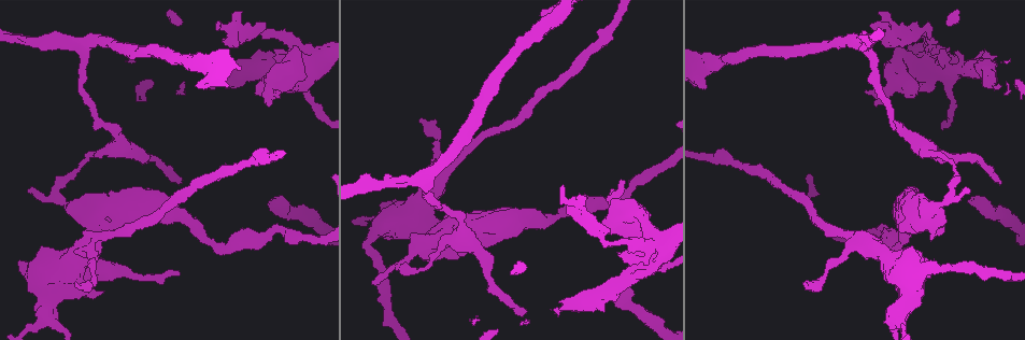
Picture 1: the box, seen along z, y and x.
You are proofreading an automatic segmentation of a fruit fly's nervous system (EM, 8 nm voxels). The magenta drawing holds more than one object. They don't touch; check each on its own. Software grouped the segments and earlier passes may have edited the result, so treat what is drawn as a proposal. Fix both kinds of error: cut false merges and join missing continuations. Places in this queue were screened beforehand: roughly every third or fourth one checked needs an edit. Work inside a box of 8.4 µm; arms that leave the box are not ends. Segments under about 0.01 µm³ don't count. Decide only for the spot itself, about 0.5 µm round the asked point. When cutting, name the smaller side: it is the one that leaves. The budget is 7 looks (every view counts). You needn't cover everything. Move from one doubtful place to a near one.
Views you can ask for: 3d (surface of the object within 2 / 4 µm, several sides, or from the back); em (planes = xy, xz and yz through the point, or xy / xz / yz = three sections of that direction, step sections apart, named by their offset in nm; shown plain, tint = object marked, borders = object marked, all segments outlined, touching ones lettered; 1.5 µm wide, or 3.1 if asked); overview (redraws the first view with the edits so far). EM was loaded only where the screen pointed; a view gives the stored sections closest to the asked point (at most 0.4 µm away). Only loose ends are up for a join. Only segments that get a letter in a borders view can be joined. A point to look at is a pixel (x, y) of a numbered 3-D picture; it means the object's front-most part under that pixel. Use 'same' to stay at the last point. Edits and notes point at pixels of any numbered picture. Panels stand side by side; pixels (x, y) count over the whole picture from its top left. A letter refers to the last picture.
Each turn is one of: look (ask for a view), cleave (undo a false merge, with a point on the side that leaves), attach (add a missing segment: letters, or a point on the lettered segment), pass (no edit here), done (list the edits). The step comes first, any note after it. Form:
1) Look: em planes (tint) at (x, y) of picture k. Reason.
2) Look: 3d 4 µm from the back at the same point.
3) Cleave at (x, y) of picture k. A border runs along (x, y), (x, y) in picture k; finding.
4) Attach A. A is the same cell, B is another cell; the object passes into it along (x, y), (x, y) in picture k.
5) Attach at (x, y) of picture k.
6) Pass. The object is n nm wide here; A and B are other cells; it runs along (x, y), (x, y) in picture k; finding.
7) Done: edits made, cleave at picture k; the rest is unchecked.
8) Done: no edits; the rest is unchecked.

Look: em yz step 4 (tint) at (216, 29) of picture 1. An open end.

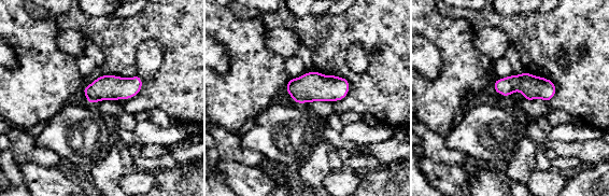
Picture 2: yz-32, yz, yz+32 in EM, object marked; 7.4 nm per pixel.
Look: em yz step 4 (borders) at the same point.

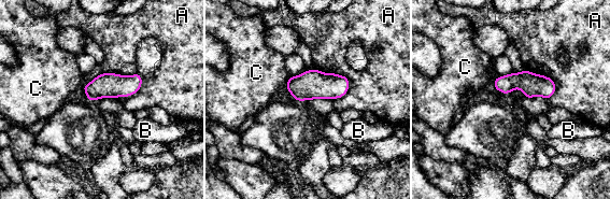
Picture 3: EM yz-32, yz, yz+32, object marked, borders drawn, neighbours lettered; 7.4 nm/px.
Pass. The longest contact is with A, 300 nm; A, B and C are other cells; a border runs along (525, 68), (549, 76), (555, 93) in picture 3; none of them fits.

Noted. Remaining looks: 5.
Look: em planes (borders) at (402, 263) of picture 1. Thick turns thin.

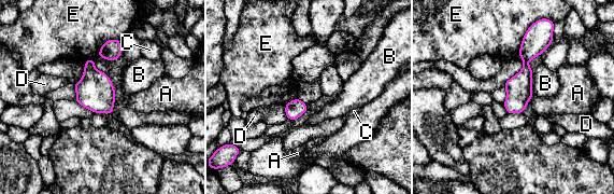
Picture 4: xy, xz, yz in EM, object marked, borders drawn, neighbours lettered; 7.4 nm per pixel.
Cleave at (538, 38) of picture 4. The longest contact is with E, 280 nm; A, B, C, D and E are other cells; a border runs along (524, 60), (527, 61) in picture 4; a second neuron is stuck on.

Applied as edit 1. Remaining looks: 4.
Look: 3d 2 µm at (280, 200) of picture 1. An open end.

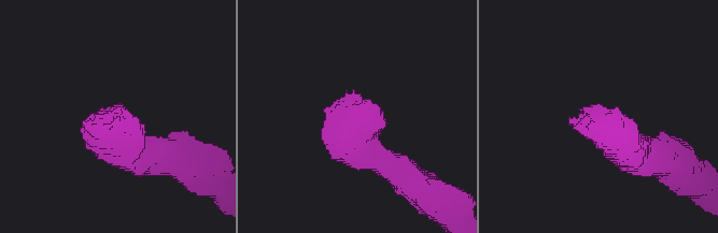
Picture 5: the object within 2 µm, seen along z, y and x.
Look: em planes (plain) at (568, 118) of picture 5. Need the tissue.

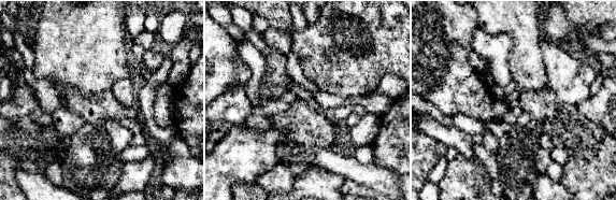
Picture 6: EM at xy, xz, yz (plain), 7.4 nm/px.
Look: em planes (borders) at the same point.

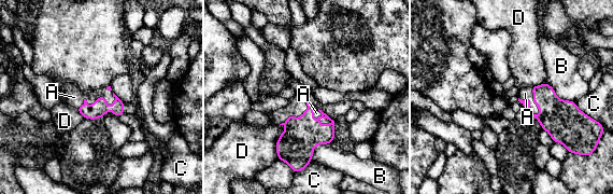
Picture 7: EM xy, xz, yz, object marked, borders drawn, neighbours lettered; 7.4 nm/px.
Attach A. A is the same cell, B, C and D are other cells; the object passes into it along (99, 108), (98, 98), (74, 97) in picture 7; the neuron continues.

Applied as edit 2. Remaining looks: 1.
Done: edits made, cleave at picture 4, attach at picture 7; the rest is unchecked.

